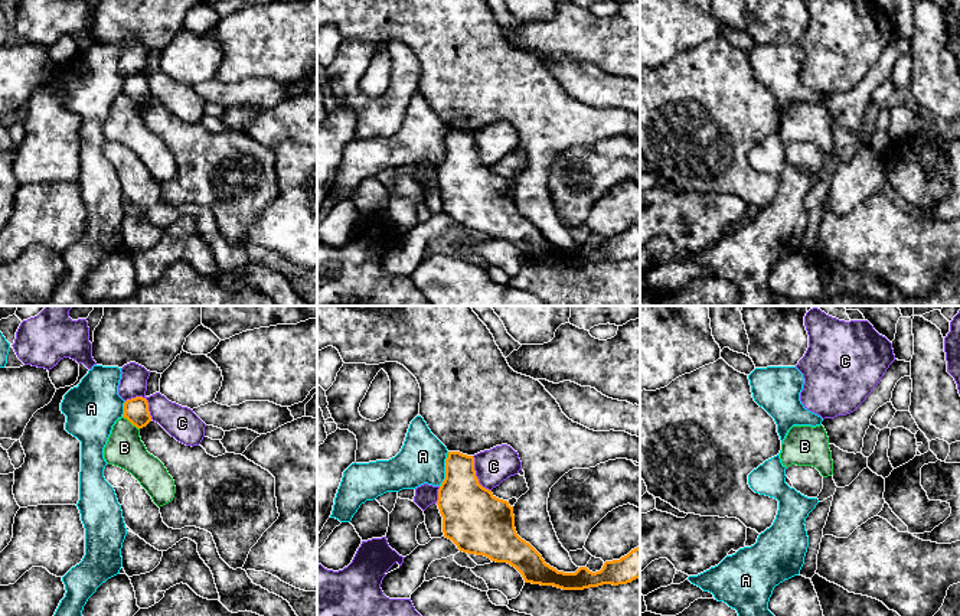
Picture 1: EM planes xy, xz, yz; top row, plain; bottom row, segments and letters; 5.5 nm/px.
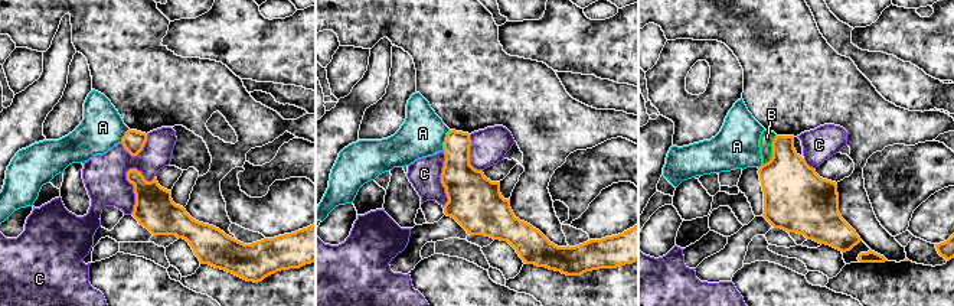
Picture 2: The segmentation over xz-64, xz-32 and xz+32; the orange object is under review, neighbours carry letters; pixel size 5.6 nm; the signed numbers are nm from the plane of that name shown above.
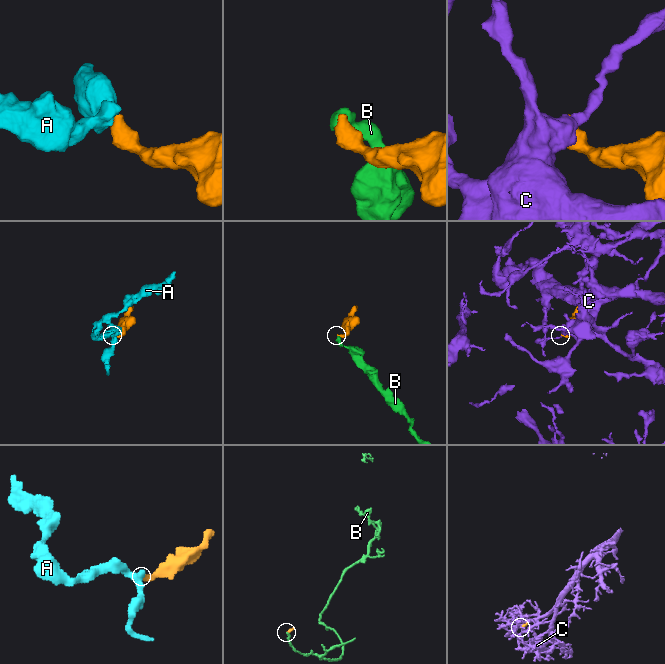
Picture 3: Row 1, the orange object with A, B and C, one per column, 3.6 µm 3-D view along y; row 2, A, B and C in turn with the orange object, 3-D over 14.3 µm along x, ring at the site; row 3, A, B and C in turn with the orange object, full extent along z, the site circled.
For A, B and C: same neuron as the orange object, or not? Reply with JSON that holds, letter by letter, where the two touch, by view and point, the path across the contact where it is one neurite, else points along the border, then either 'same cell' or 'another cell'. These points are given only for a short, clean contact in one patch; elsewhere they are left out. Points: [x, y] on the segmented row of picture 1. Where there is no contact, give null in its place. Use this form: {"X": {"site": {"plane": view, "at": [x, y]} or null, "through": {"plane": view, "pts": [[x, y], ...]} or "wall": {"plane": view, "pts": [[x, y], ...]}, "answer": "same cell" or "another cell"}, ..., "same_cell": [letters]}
{"A": {"site": {"plane": "xz", "at": [446, 472]}, "wall": {"plane": "xz", "pts": [[447, 458], [444, 479], [440, 486]]}, "answer": "another cell"}, "B": {"site": {"plane": "xy", "at": [131, 423]}, "wall": {"plane": "xy", "pts": [[123, 416], [139, 429]]}, "answer": "another cell"}, "C": {"site": {"plane": "xy", "at": [146, 400]}, "answer": "another cell"}, "same_cell": []}

